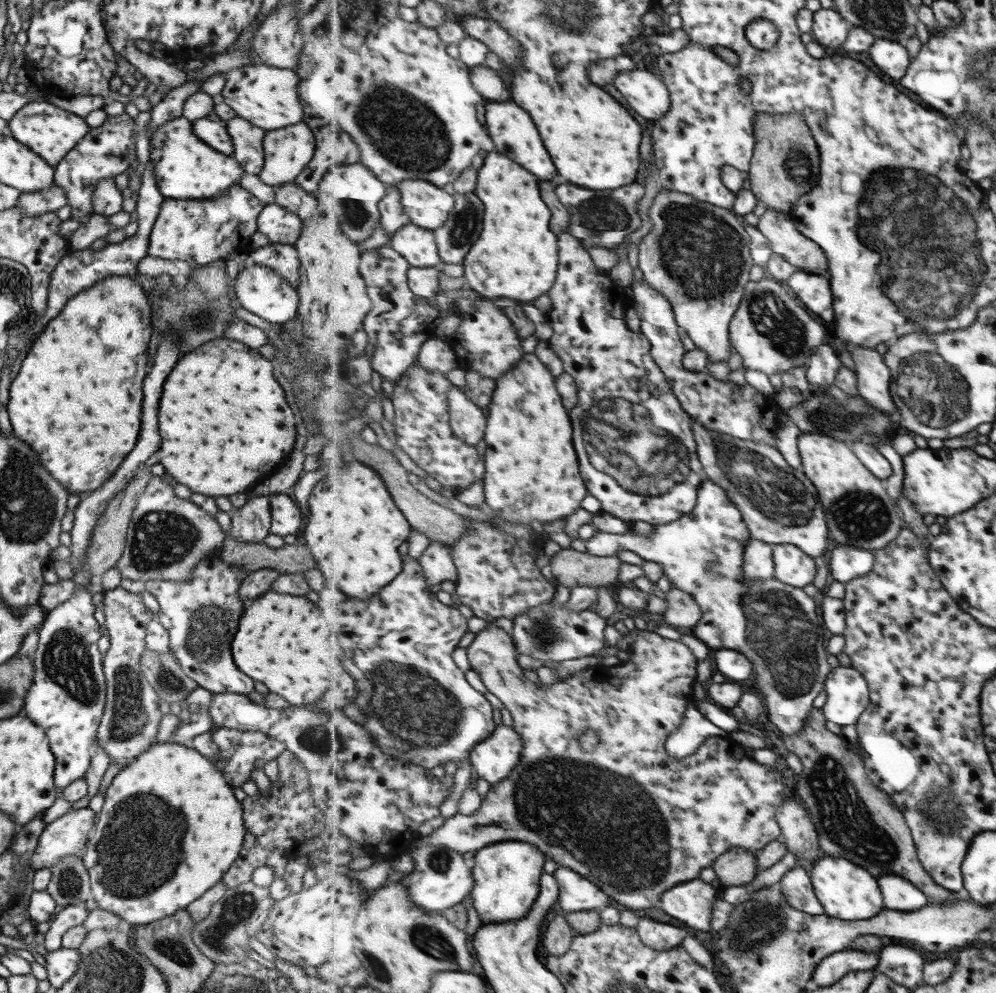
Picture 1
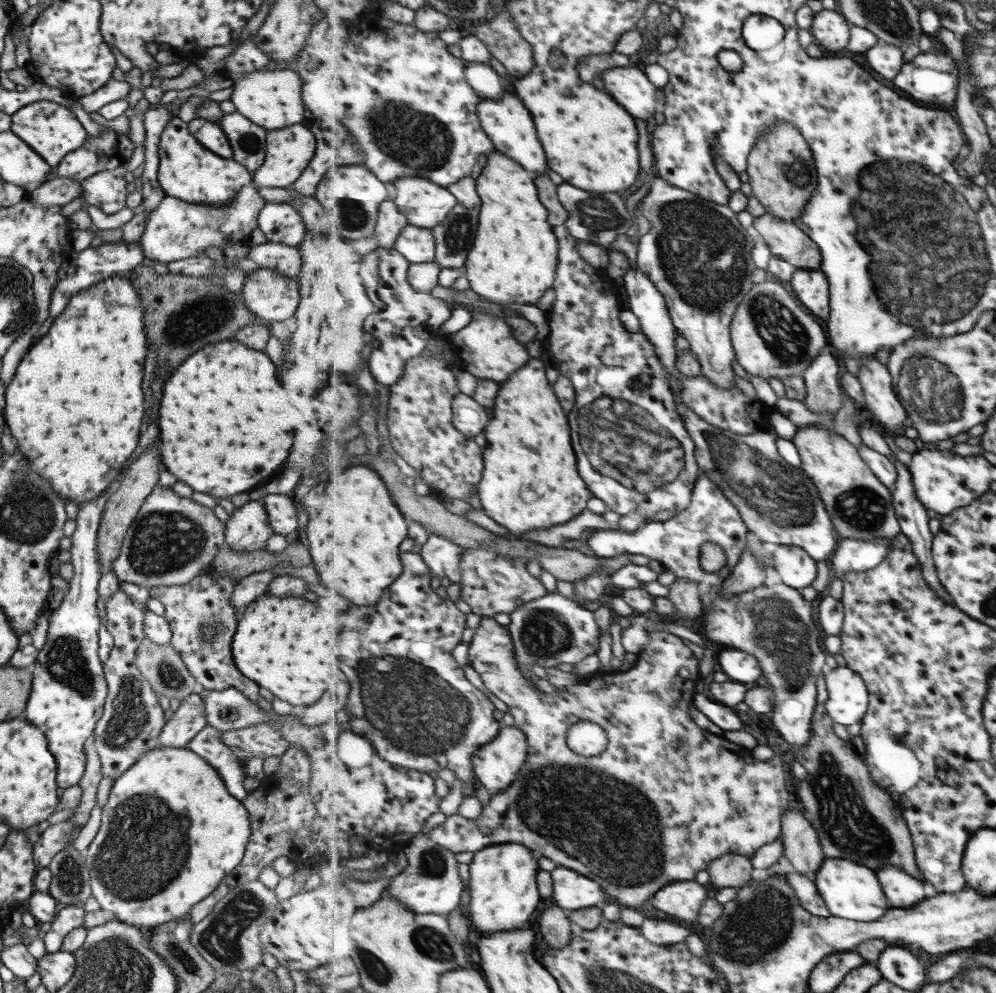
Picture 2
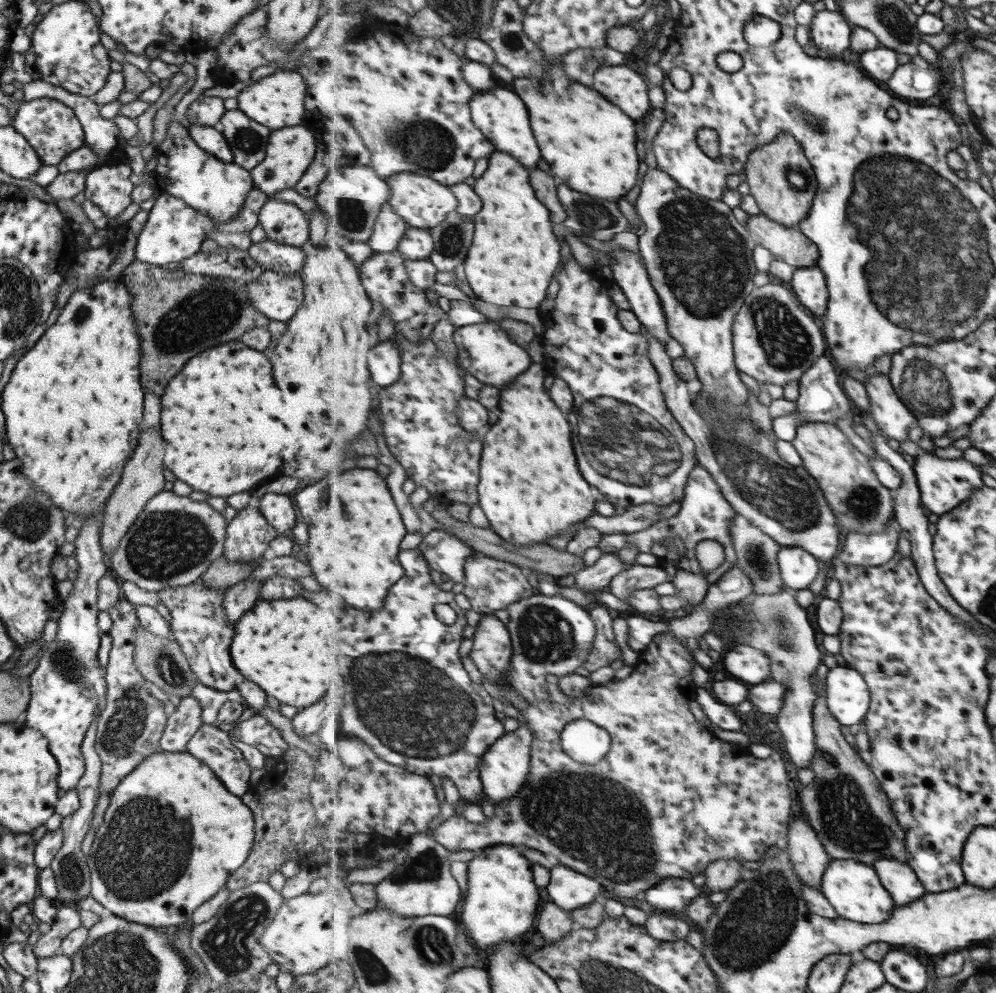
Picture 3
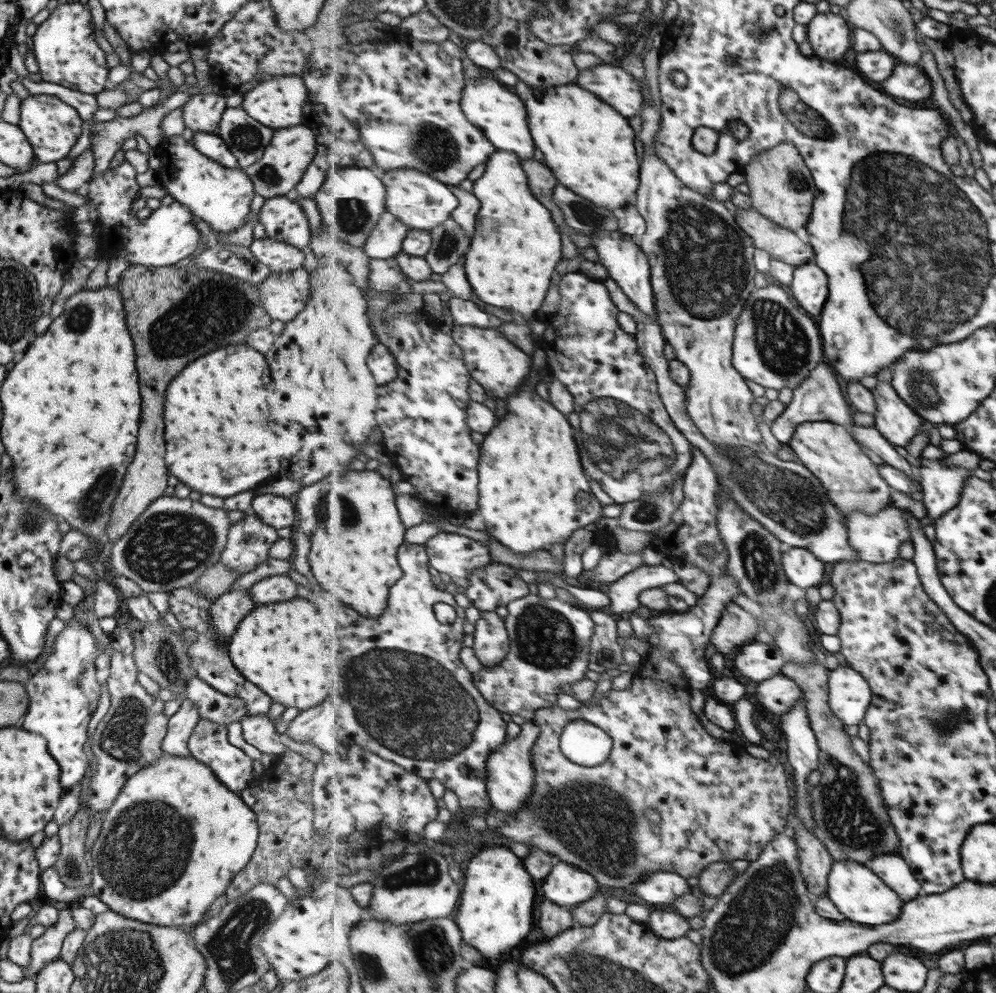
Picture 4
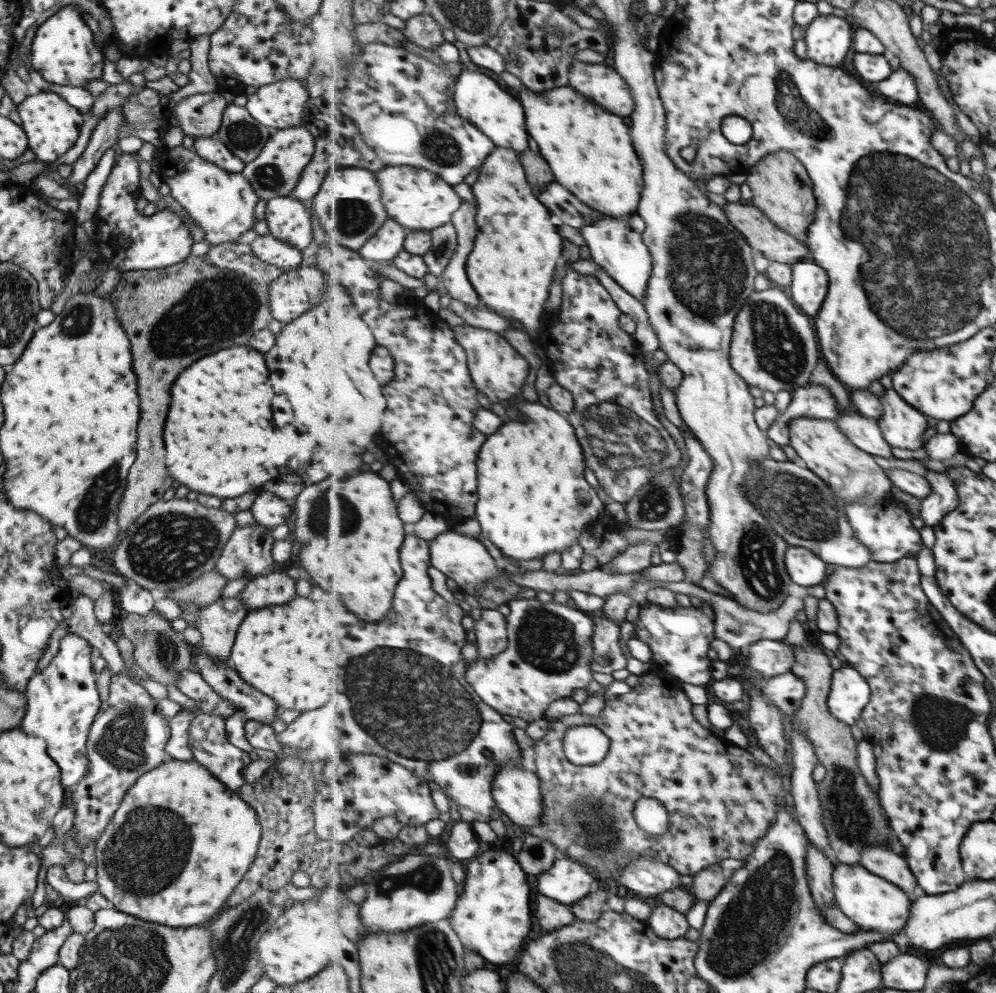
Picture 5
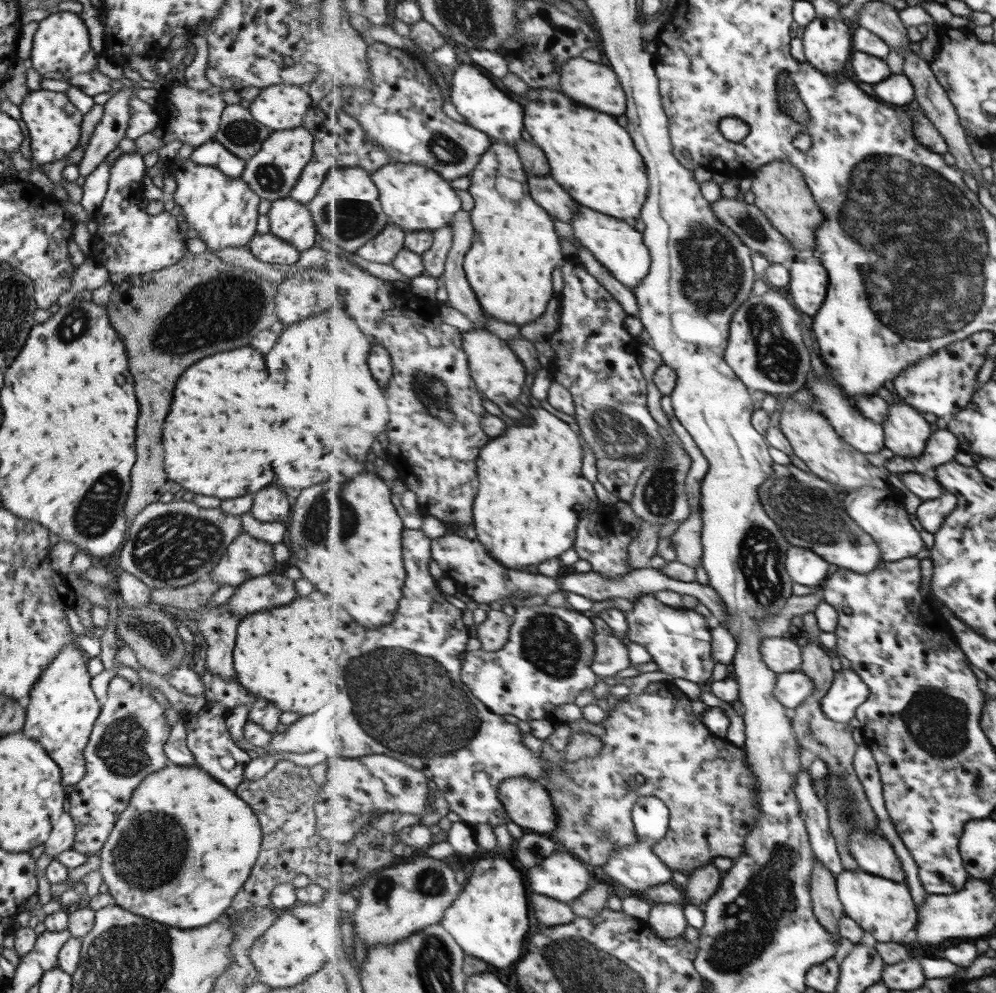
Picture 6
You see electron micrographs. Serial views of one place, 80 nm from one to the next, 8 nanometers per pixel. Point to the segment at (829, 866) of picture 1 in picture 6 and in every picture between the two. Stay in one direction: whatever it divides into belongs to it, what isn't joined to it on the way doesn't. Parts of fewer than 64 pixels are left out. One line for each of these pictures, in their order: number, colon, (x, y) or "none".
2: (851, 891)
3: (854, 889)
4: (857, 890)
5: (875, 904)
6: (884, 908)

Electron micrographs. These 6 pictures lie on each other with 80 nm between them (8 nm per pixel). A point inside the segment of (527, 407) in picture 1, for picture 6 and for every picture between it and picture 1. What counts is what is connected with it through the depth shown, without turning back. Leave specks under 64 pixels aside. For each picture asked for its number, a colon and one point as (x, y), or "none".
2: (531, 481)
3: (531, 490)
4: (534, 493)
5: (534, 500)
6: (532, 496)

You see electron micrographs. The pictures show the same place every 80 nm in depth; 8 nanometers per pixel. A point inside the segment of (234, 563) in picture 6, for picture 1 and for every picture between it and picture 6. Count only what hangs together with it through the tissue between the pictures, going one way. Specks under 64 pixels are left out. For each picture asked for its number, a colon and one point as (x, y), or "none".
1: (250, 522)
2: (247, 529)
3: (246, 537)
4: (248, 540)
5: (246, 554)

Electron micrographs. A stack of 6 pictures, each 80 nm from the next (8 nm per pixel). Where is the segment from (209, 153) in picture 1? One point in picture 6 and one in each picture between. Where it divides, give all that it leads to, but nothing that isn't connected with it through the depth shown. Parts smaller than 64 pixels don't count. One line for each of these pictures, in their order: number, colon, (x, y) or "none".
2: (186, 171)
3: (216, 189)
4: (219, 196)
5: (221, 203)
6: (223, 211)

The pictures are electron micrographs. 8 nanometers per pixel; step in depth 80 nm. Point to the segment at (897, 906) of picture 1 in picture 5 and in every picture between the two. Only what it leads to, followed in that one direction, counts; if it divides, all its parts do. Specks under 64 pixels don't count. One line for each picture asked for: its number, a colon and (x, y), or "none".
2: (903, 891)
3: (900, 878)
4: (894, 869)
5: (882, 860)

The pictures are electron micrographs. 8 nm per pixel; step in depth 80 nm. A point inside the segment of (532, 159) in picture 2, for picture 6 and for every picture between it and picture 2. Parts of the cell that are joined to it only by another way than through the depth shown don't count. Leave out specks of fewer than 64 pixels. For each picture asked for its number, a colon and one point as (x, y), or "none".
3: (502, 115)
4: (502, 115)
5: (479, 99)
6: (483, 105)

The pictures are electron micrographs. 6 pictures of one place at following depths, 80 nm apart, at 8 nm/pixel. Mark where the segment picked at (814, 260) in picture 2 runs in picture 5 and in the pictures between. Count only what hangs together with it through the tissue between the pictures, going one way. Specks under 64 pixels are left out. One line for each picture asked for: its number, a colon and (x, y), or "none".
3: (790, 244)
4: (784, 245)
5: (762, 234)

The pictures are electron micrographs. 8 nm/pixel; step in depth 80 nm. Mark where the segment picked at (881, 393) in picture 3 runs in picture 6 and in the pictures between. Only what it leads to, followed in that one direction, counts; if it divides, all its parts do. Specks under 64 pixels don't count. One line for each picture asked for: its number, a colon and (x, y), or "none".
4: (898, 421)
5: (903, 426)
6: (907, 431)

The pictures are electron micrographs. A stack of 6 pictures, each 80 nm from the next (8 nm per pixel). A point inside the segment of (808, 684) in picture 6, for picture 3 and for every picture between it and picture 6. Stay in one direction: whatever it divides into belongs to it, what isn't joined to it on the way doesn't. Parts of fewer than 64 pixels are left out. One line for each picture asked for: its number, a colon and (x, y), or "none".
3: (768, 697)
4: (778, 694)
5: (787, 690)

